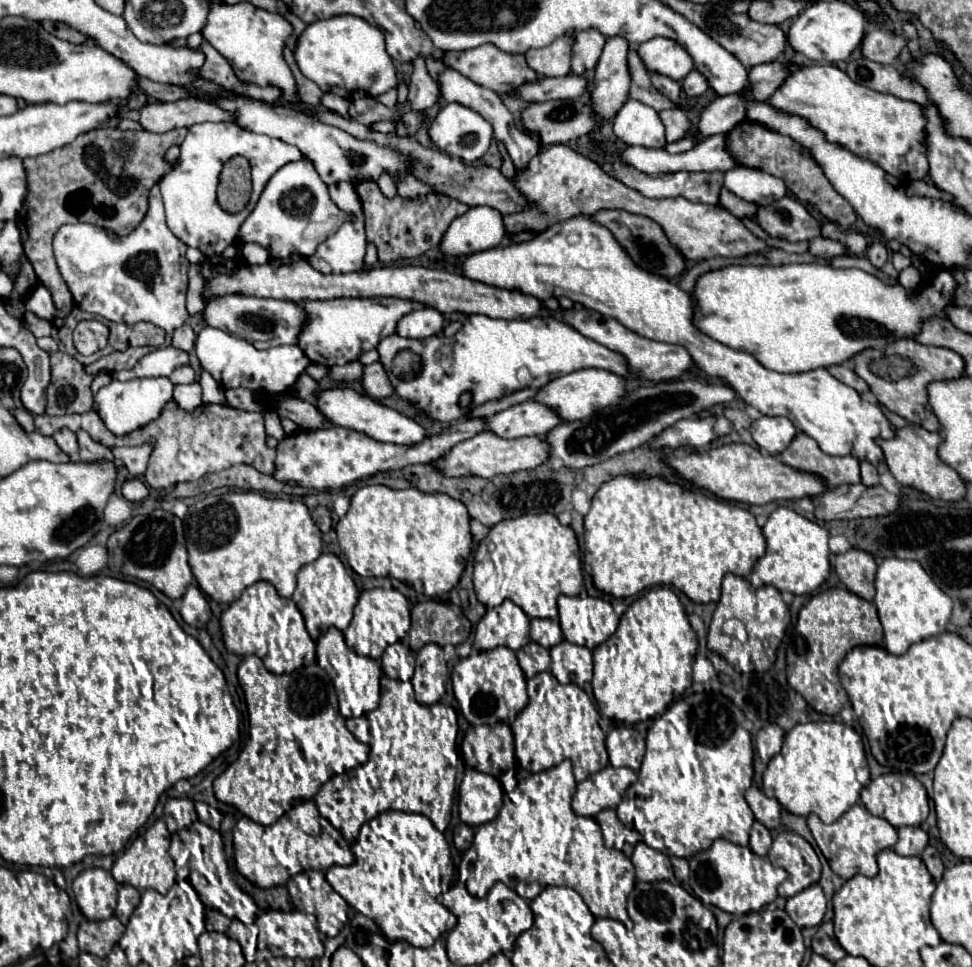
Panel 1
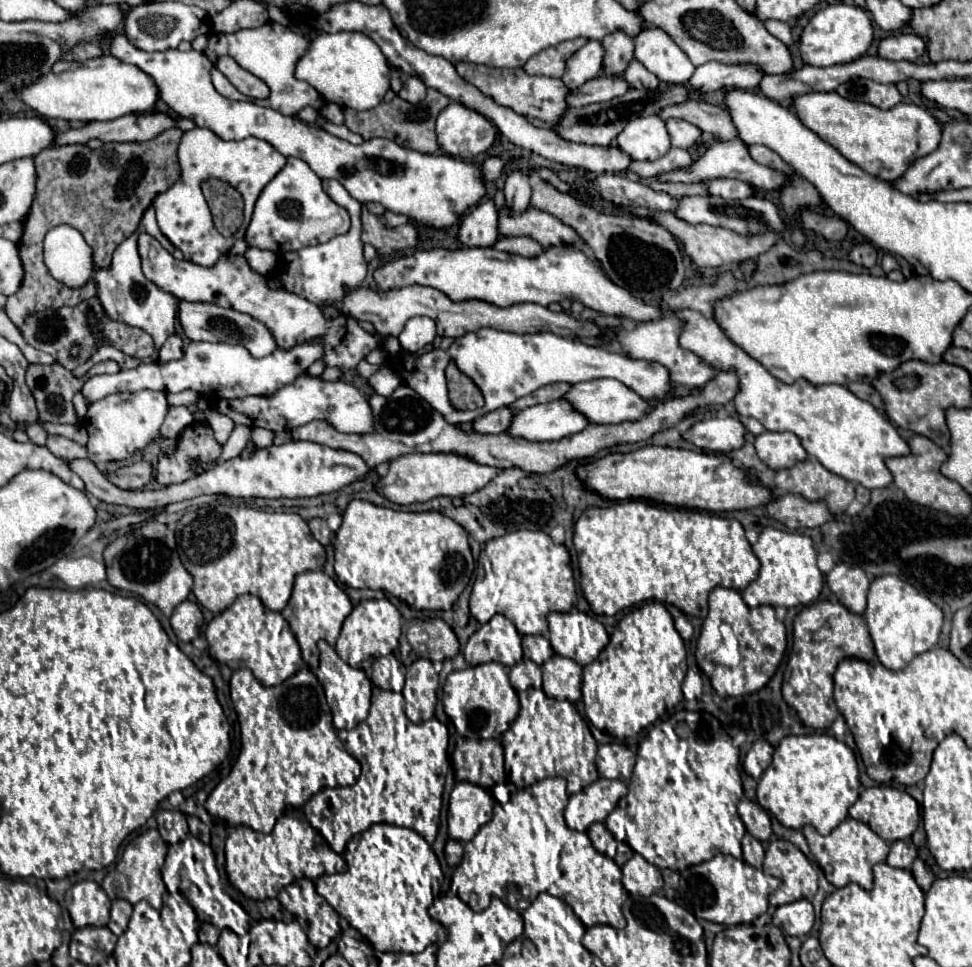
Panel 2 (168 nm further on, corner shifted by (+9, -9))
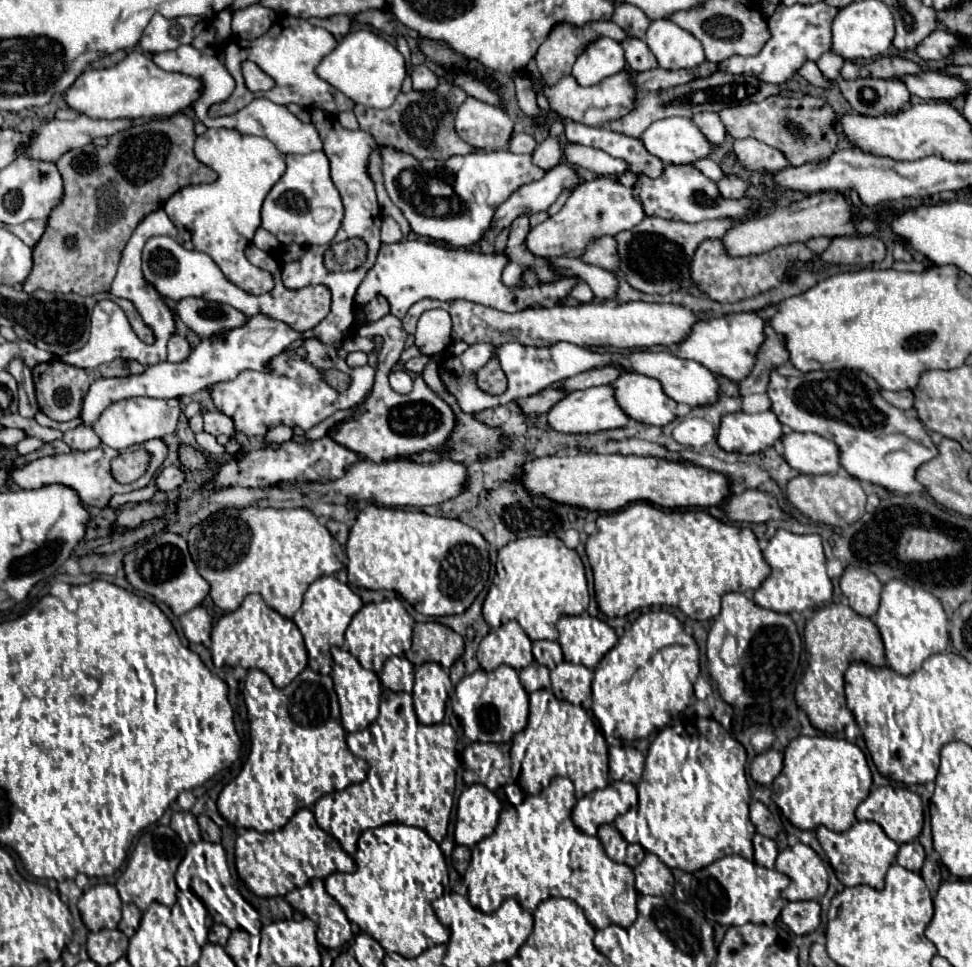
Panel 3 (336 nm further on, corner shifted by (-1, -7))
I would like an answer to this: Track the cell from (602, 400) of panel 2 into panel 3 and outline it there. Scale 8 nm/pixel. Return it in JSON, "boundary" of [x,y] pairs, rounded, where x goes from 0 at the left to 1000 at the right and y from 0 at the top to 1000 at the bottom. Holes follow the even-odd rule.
{"boundary":[[[643,385],[633,393],[633,410],[637,420],[657,436],[684,441],[694,434],[697,416],[682,405],[680,395],[674,391]]]}

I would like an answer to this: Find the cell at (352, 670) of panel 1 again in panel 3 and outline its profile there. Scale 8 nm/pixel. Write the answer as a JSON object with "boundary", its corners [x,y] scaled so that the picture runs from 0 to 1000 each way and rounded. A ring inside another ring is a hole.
{"boundary":[[[343,668],[341,670],[341,678],[343,678],[343,693],[341,693],[341,701],[345,705],[345,716],[349,720],[349,728],[351,728],[351,749],[357,757],[367,757],[367,755],[376,755],[380,753],[380,749],[386,747],[388,738],[390,738],[390,722],[392,722],[392,705],[388,701],[386,695],[376,693],[365,678],[361,678],[357,672]]]}

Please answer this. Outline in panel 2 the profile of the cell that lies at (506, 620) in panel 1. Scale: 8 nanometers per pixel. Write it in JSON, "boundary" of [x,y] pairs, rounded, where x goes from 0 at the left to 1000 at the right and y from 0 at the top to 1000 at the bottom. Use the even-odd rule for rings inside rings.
{"boundary":[[[509,635],[499,649],[491,651],[483,660],[476,674],[480,687],[485,689],[497,685],[515,685],[520,689],[528,689],[538,680],[536,658],[528,643],[515,635]]]}

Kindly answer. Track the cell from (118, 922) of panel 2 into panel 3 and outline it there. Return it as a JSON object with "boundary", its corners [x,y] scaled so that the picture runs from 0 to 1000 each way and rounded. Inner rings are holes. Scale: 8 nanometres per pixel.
{"boundary":[[[127,935],[127,949],[122,953],[122,962],[129,966],[129,968],[137,968],[139,962],[143,960],[143,953],[145,953],[145,947],[147,943],[139,937],[139,935]]]}

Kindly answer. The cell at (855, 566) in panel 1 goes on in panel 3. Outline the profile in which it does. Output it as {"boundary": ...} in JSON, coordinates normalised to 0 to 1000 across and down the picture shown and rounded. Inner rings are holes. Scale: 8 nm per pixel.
{"boundary":[[[873,585],[865,596],[865,612],[873,620],[873,627],[886,635],[896,639],[904,629],[904,614],[908,604],[896,589]]]}

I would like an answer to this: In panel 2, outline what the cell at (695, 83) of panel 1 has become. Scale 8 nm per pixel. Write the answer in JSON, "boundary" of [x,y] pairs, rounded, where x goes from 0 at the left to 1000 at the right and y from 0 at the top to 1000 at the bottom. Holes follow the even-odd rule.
{"boundary":[[[727,64],[717,68],[709,81],[709,91],[717,97],[736,95],[738,91],[756,89],[766,93],[777,93],[783,83],[783,72],[779,68],[746,68],[742,64]]]}

